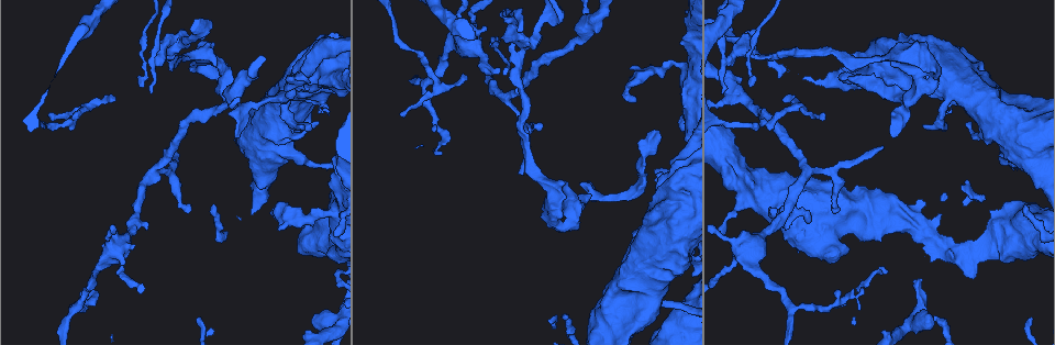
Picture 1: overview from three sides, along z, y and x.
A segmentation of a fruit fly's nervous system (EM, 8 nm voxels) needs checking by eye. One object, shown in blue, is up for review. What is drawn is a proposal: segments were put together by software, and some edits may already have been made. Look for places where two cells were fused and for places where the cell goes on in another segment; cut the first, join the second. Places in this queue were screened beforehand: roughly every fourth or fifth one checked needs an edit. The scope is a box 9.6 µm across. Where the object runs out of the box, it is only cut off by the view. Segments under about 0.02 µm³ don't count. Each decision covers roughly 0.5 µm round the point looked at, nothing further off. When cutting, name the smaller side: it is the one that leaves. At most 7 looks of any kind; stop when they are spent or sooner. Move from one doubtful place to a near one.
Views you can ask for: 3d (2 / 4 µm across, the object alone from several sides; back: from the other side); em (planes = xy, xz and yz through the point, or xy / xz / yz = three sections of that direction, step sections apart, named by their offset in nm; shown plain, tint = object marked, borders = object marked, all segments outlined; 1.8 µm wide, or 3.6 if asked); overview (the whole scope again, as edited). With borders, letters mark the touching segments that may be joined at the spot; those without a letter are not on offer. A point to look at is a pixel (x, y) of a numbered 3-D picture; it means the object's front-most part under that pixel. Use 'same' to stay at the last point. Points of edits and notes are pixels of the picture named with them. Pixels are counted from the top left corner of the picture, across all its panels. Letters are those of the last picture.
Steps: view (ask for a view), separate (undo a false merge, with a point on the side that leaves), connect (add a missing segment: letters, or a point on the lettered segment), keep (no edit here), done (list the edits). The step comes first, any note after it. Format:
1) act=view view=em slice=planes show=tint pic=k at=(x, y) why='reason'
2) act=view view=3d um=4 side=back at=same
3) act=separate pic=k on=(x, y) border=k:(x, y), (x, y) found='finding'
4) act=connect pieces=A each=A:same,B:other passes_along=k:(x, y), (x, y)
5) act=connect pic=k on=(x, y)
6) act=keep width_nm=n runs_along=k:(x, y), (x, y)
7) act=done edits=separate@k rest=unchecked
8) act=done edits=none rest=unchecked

act=view view=em um=3.6 slice=xz step=16 show=borders pic=1 at=(463, 75)

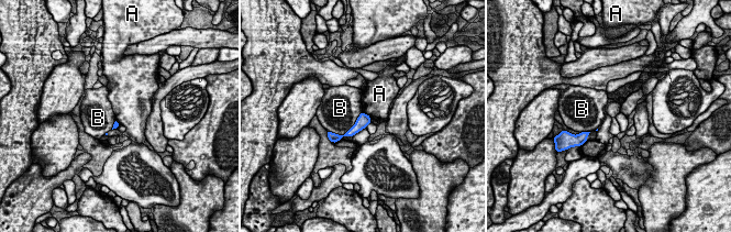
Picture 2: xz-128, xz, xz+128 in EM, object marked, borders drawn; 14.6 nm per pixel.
act=view view=em um=3.6 slice=planes show=borders at=same

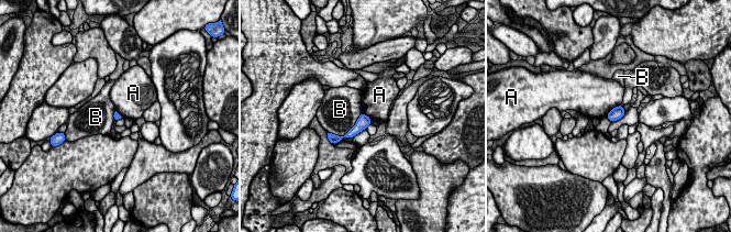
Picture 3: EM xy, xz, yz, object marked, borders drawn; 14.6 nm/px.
act=keep each=A:other,B:other border=3:(620, 105), (616, 106), (606, 116) found='no lettered segment goes on from it'

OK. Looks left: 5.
act=view view=3d um=2 pic=1 at=(522, 174) why='branch stops here'

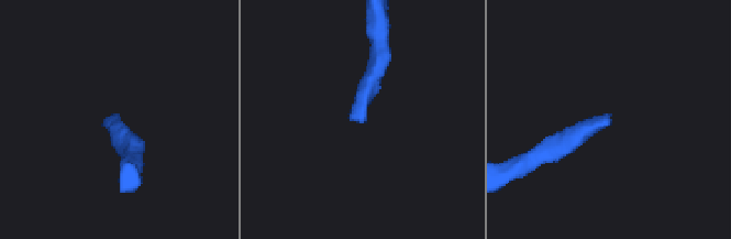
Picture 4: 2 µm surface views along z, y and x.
act=view view=em slice=xy step=8 show=tint pic=4 at=(118, 115) why='shape alone is not enough'

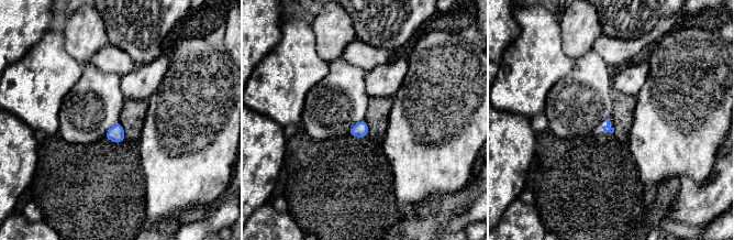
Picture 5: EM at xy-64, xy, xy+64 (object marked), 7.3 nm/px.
act=view view=em slice=xz step=8 show=borders at=same

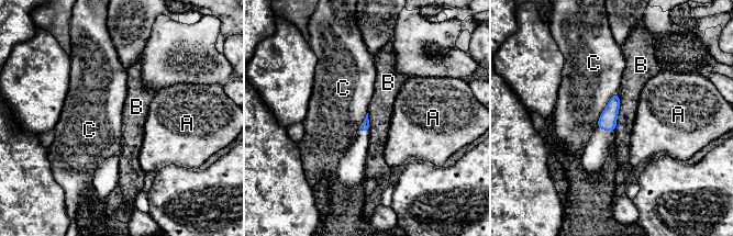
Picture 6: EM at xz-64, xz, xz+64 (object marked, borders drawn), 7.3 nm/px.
act=keep each=A:other,B:other,C:other border=6:(619, 91), (619, 113), (614, 131) found='no lettered segment goes on from it'

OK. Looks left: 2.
act=view view=em um=3.6 slice=planes show=borders pic=1 at=(485, 64) why='sudden change in width'

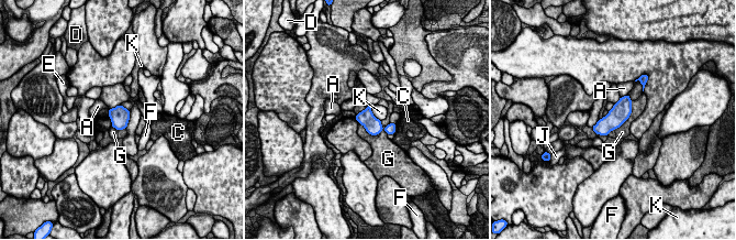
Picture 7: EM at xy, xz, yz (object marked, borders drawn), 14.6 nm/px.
act=keep each=A:other,C:other,D:other,E:other,F:other,G:other,J:other,K:other border=7:(130, 110), (130, 119), (125, 128) found='all the same cell'

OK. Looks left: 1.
act=done edits=none rest=unchecked

